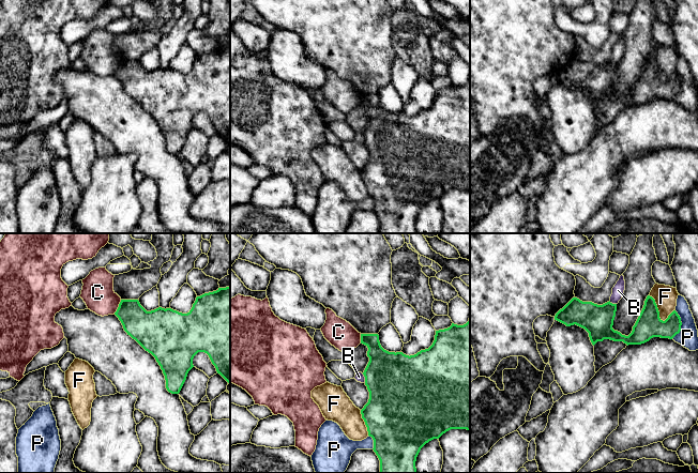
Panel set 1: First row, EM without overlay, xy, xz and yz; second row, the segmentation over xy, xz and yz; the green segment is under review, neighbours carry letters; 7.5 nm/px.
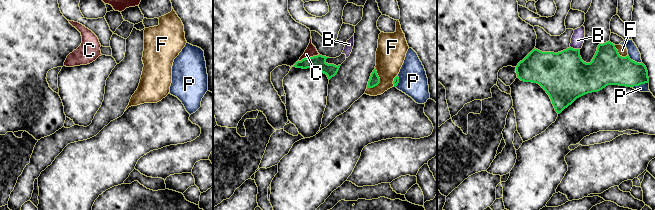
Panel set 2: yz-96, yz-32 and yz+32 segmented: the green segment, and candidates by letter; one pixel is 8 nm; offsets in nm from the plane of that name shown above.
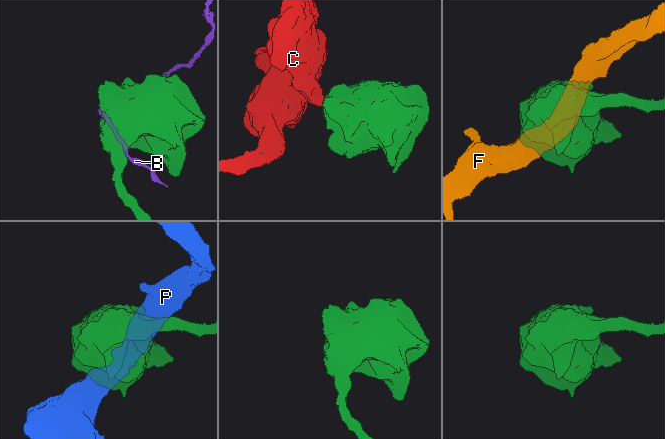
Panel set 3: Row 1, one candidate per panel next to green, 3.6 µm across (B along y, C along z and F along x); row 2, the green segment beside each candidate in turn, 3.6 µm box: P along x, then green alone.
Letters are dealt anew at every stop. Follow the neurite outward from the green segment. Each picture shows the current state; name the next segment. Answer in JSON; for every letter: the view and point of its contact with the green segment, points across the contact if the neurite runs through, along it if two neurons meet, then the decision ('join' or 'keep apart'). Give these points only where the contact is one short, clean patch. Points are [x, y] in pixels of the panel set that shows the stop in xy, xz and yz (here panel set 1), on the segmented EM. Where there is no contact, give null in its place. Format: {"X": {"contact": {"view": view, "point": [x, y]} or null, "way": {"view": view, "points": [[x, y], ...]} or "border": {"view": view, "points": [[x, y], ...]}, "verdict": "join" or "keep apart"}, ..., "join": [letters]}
{"B": {"contact": {"view": "xz", "point": [365, 378]}, "border": {"view": "xz", "points": [[362, 374], [365, 382]]}, "verdict": "keep apart"}, "C": {"contact": {"view": "xy", "point": [118, 307]}, "border": {"view": "xy", "points": [[121, 300], [114, 314]]}, "verdict": "keep apart"}, "F": {"contact": {"view": "yz", "point": [657, 308]}, "border": {"view": "yz", "points": [[649, 294], [654, 300], [658, 316], [664, 321]]}, "verdict": "keep apart"}, "P": {"contact": {"view": "yz", "point": [681, 324]}, "border": {"view": "yz", "points": [[676, 310], [680, 318], [681, 330], [671, 338]]}, "verdict": "keep apart"}, "join": []}

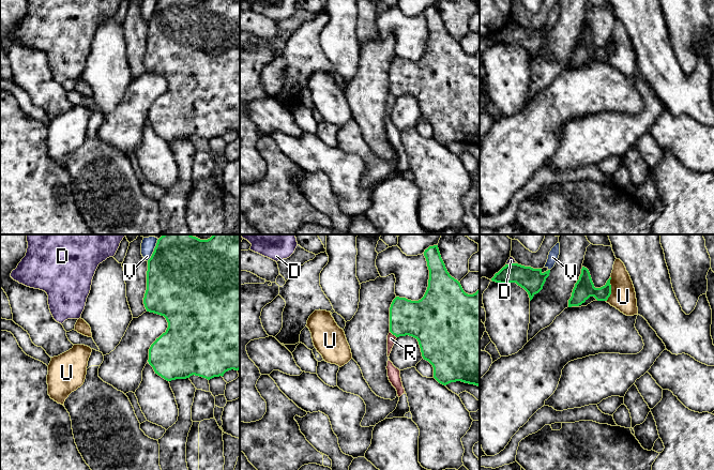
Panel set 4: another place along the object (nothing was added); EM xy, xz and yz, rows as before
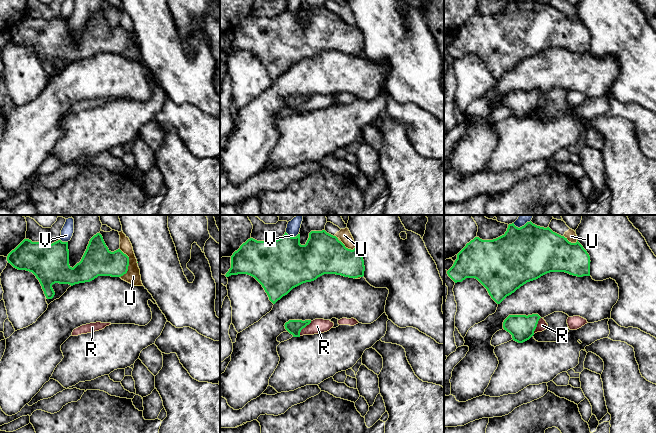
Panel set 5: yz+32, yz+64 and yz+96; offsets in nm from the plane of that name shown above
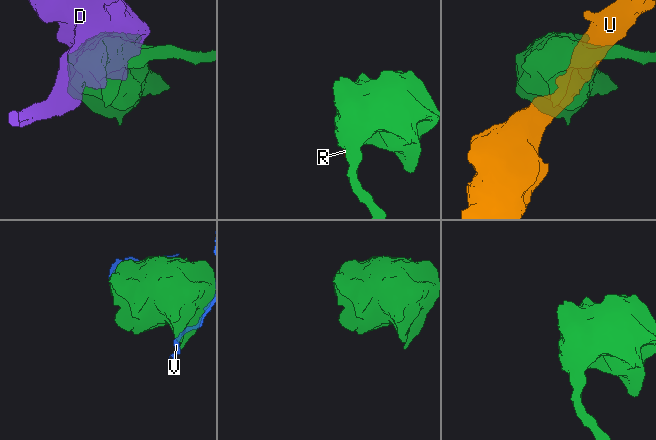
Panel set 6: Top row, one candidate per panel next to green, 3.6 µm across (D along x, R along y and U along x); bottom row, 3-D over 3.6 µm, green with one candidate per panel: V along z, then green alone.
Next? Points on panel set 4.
{"D": {"contact": {"view": "yz", "point": [511, 263]}, "border": {"view": "yz", "points": [[516, 262], [506, 264]]}, "verdict": "keep apart"}, "R": {"contact": {"view": "xz", "point": [393, 334]}, "border": {"view": "xz", "points": [[390, 331], [396, 337]]}, "verdict": "keep apart"}, "U": {"contact": {"view": "yz", "point": [610, 289]}, "border": {"view": "yz", "points": [[610, 276], [610, 296], [606, 301]]}, "verdict": "keep apart"}, "V": {"contact": {"view": "xy", "point": [154, 249]}, "border": {"view": "xy", "points": [[158, 239], [152, 255], [147, 260]]}, "verdict": "keep apart"}, "join": []}

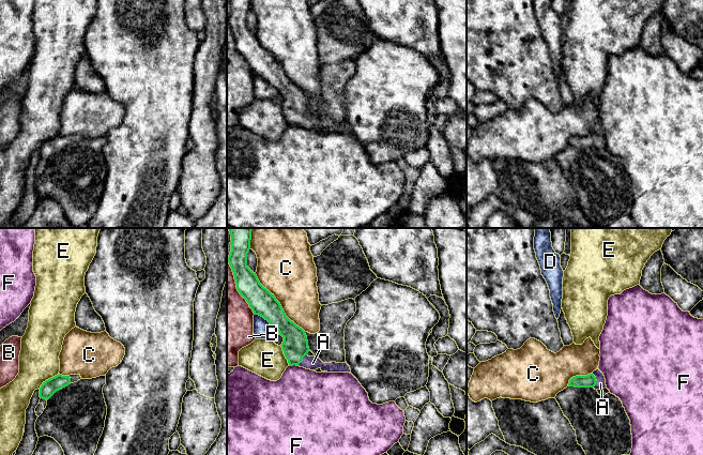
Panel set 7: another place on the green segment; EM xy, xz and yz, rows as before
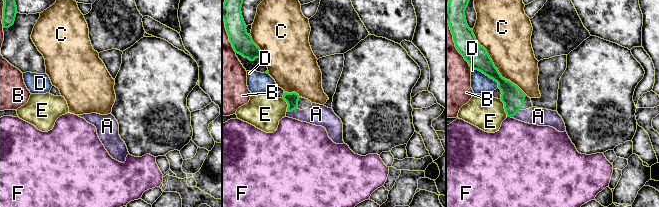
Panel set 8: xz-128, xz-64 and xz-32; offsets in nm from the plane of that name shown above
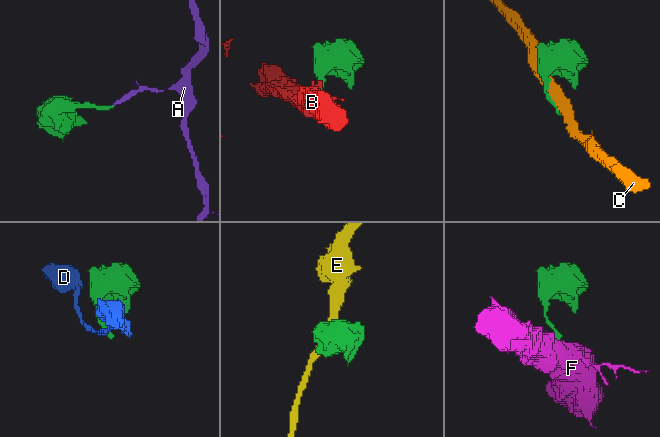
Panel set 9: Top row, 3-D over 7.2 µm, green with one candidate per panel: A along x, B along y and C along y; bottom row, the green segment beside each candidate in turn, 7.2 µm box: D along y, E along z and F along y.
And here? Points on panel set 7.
{"A": {"contact": {"view": "yz", "point": [596, 380]}, "way": {"view": "yz", "points": [[579, 381], [596, 380], [600, 383]]}, "verdict": "join"}, "B": {"contact": {"view": "xz", "point": [237, 287]}, "verdict": "keep apart"}, "C": {"contact": {"view": "xz", "point": [279, 304]}, "verdict": "keep apart"}, "D": {"contact": {"view": "xz", "point": [268, 320]}, "border": {"view": "xz", "points": [[255, 314], [266, 319], [279, 333]]}, "verdict": "keep apart"}, "E": {"contact": {"view": "xy", "point": [48, 379]}, "border": {"view": "xy", "points": [[59, 374], [48, 378], [39, 388]]}, "verdict": "keep apart"}, "F": {"contact": {"view": "xz", "point": [293, 364]}, "border": {"view": "xz", "points": [[289, 364], [296, 366]]}, "verdict": "keep apart"}, "join": ["A"]}

